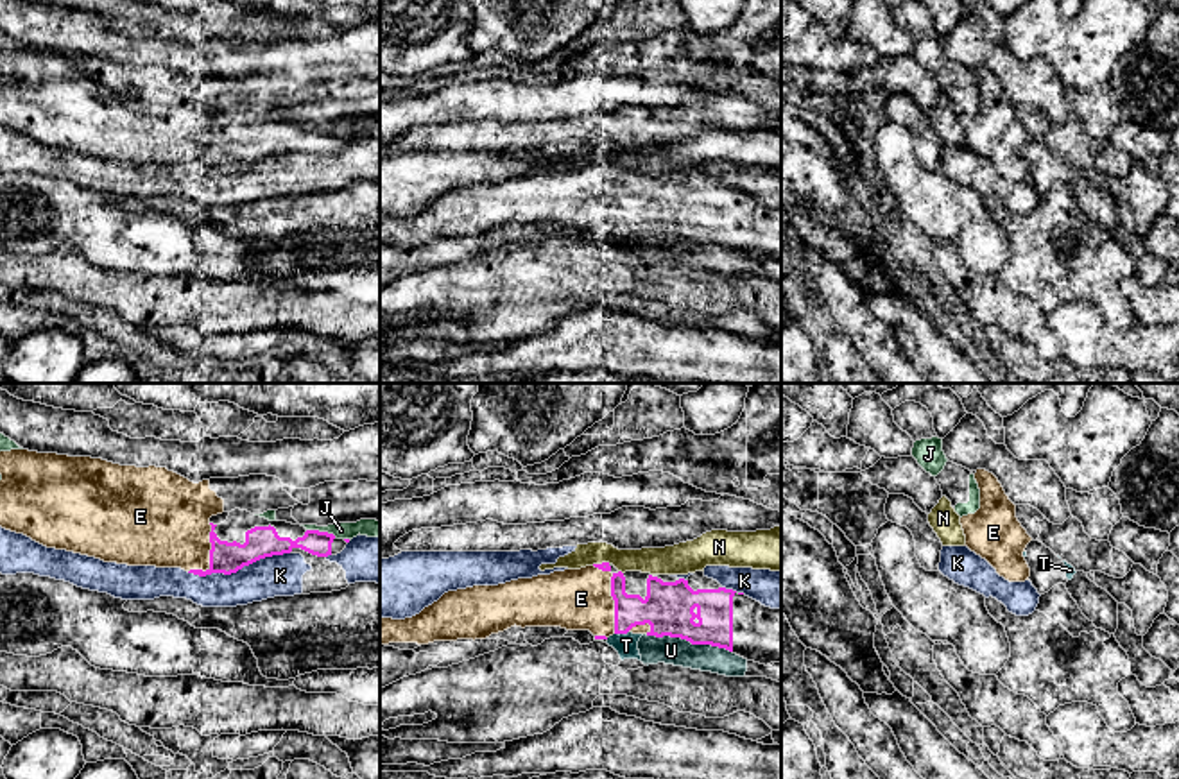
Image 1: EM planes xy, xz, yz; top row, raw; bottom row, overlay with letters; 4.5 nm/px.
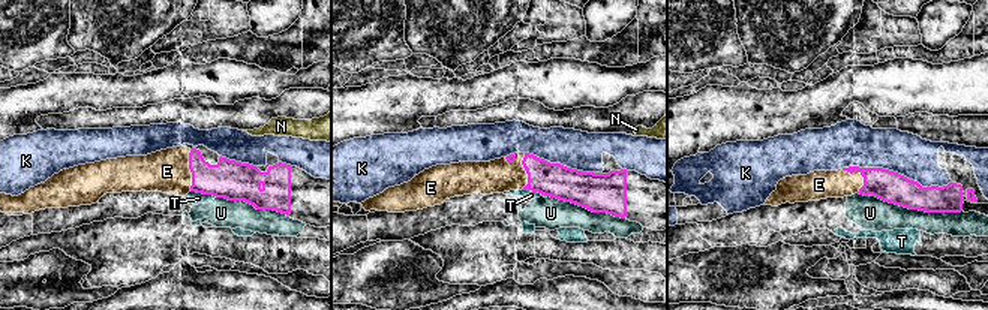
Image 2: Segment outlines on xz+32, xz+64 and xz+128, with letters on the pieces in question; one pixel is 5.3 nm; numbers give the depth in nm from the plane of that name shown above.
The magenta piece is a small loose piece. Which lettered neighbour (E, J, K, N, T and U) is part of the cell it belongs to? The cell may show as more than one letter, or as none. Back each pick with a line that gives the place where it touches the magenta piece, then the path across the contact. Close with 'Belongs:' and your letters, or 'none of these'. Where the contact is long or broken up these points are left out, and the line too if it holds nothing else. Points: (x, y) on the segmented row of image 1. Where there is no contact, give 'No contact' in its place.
E: Touches magenta at xz (611, 595)
Belongs: E

